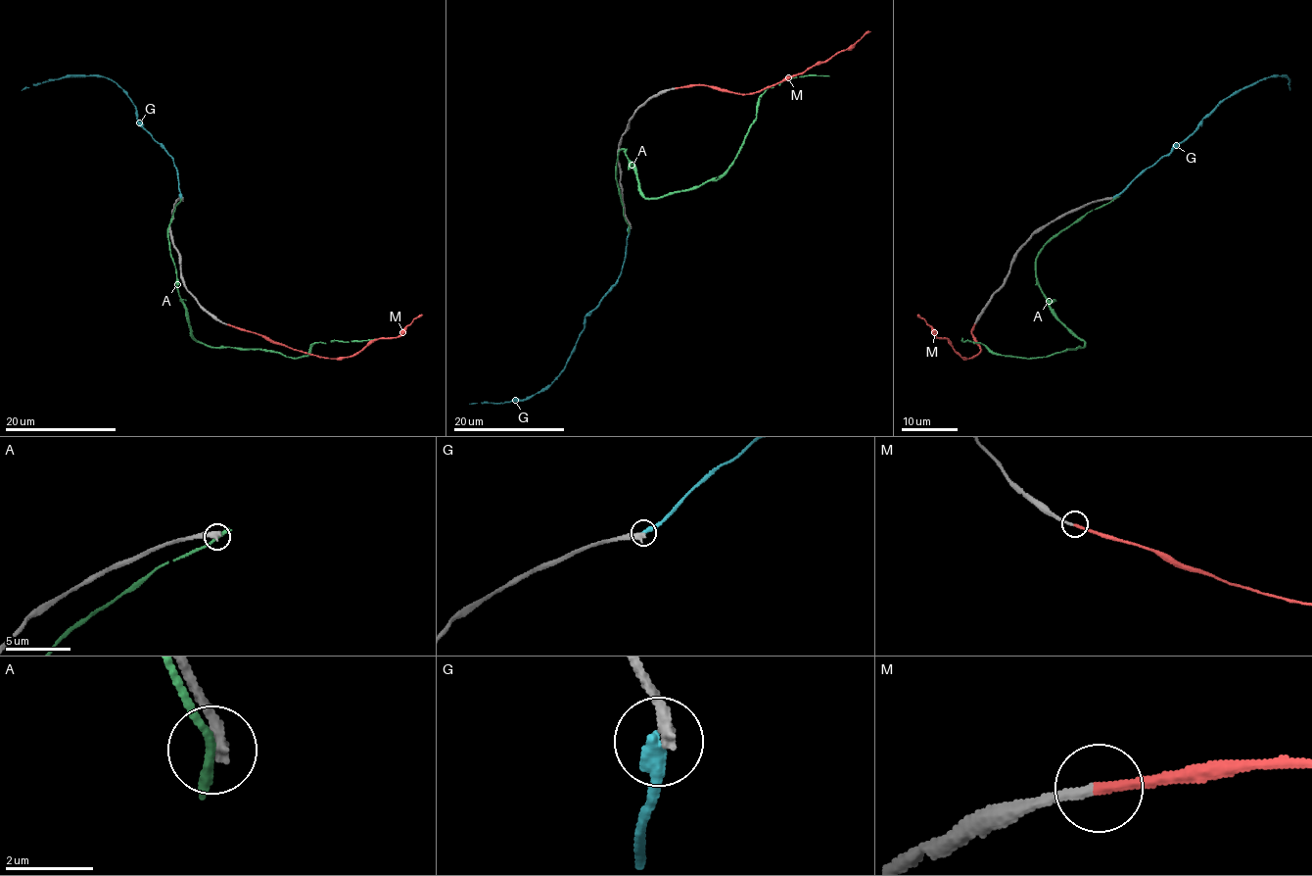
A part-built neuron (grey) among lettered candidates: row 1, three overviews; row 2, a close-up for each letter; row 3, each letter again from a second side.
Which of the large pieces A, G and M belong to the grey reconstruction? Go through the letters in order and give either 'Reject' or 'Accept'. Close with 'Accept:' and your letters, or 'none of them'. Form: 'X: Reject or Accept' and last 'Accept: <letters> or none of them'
A: Reject
G: Reject
M: Accept
Accept: M

